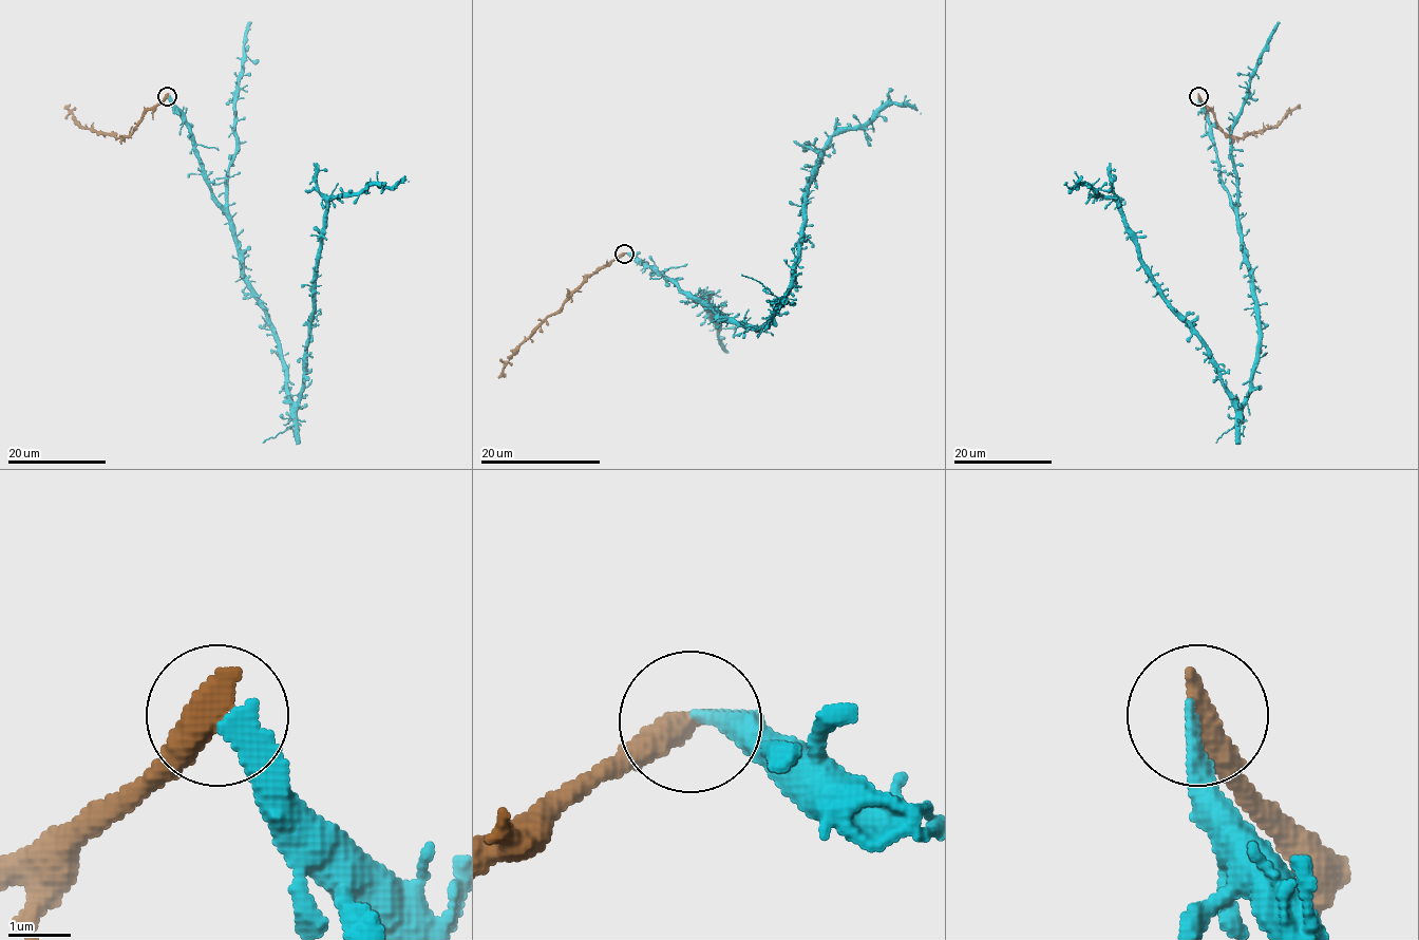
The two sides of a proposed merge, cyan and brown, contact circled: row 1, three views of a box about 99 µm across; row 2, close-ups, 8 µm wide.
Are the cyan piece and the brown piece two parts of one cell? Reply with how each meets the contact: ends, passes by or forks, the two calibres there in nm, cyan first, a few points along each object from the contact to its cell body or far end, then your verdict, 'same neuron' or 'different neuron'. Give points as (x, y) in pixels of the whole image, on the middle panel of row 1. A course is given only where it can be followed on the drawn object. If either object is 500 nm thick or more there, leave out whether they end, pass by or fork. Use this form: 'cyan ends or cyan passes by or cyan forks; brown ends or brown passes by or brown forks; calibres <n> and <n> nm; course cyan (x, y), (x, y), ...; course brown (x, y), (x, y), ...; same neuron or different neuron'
calibres 300 and 550 nm; course cyan (624, 252), (720, 318), (760, 326), (788, 294), (819, 152), (891, 104), (920, 113); course brown (624, 252), (592, 274), (551, 313), (507, 361), (499, 378); different neuron

